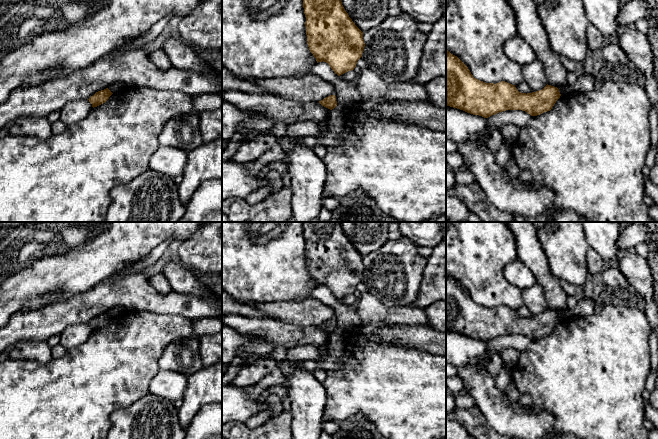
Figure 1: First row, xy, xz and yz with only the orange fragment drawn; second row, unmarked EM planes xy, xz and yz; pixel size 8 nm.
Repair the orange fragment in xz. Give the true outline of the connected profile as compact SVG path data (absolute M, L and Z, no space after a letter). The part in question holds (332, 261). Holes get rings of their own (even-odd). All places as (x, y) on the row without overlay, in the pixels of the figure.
M302 222L307 268L318 286L326 286L338 300L354 294L365 271L363 256L345 235L340 222Z

